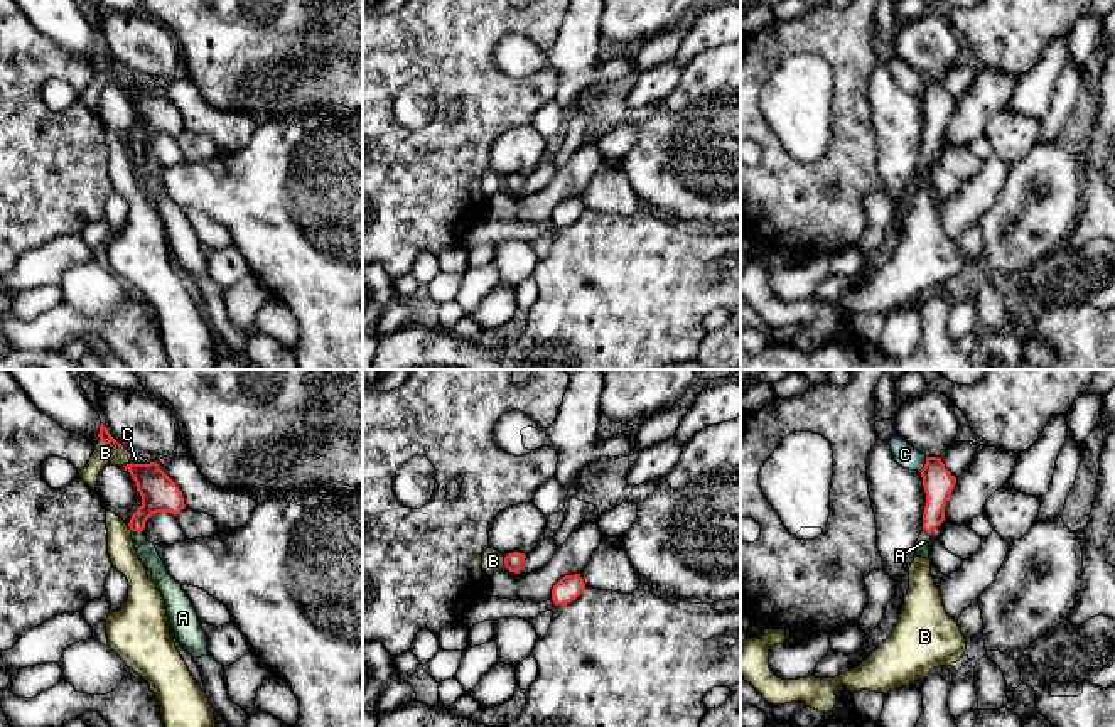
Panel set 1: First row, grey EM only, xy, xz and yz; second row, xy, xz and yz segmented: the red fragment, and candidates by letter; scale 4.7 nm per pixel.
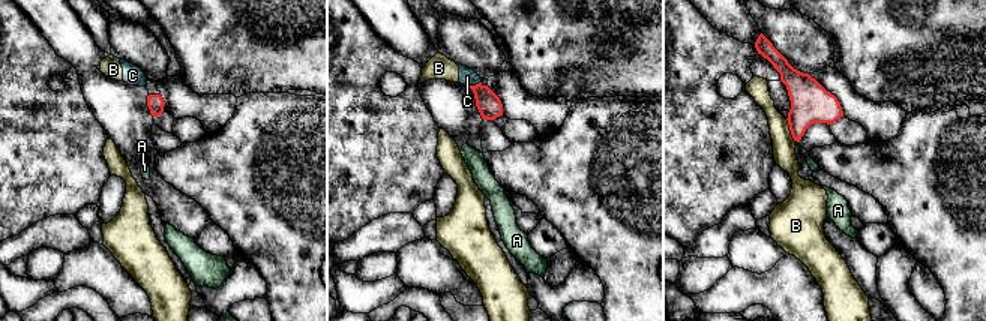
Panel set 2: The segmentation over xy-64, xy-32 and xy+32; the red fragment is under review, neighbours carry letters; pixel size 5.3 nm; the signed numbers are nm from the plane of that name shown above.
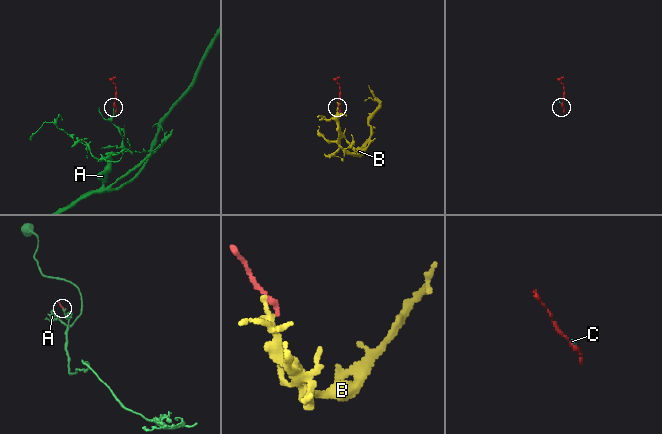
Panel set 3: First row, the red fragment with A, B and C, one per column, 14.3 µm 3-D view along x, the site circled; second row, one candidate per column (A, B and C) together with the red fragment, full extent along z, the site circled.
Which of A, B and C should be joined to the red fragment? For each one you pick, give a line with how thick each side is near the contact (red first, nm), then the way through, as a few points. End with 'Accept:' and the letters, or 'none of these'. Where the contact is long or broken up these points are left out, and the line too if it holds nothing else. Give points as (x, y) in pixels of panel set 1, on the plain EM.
A: 180 nm thick on the red side, 90 nm on the other; runs through xy (159, 115), (137, 142), (137, 152), (145, 172)
Accept: A

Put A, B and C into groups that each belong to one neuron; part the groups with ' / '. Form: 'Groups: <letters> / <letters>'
Groups: A / B C

